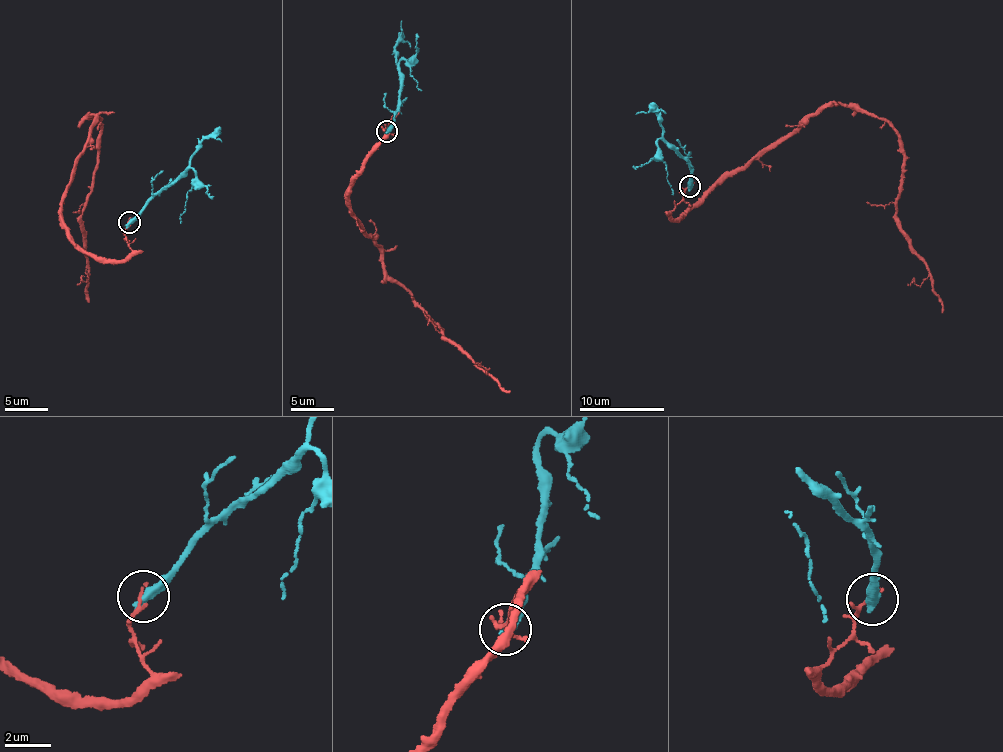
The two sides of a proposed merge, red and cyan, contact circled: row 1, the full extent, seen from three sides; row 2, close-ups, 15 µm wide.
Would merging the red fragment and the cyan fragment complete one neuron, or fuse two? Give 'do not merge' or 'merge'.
do not merge

